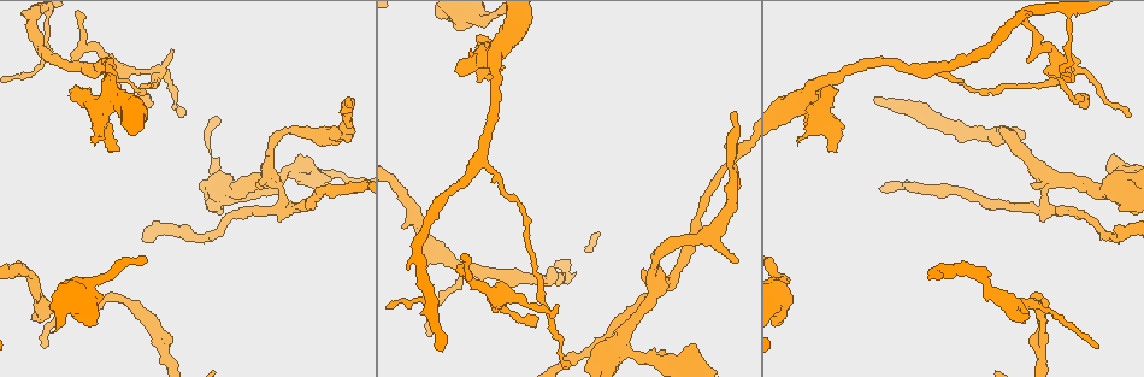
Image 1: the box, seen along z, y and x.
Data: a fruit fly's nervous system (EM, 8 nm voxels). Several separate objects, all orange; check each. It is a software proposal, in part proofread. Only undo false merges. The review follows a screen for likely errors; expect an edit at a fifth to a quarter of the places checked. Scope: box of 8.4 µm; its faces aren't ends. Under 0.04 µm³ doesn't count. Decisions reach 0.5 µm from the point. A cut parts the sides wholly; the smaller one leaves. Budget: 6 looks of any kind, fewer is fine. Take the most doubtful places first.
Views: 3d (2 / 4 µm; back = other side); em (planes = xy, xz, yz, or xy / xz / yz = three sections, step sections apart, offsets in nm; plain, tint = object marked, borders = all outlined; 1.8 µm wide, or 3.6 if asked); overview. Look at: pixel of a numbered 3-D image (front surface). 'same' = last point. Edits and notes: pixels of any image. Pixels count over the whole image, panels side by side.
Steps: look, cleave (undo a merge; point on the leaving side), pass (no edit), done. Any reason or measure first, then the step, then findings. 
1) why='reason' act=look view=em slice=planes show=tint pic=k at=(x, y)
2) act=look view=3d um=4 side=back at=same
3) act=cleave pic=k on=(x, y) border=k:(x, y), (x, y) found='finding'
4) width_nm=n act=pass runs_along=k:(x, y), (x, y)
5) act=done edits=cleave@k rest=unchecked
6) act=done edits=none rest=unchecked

why='four-way junction' act=look view=em slice=planes show=borders pic=1 at=(810, 92)

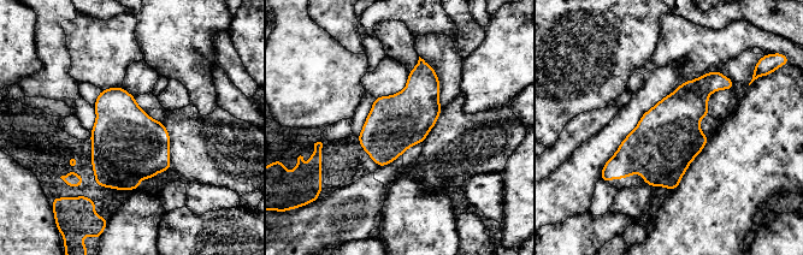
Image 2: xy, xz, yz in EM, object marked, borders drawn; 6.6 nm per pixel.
act=pass found='one cell here'

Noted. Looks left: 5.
why='a narrow waist' act=look view=em slice=xy step=16 show=plain pic=1 at=(728, 164)

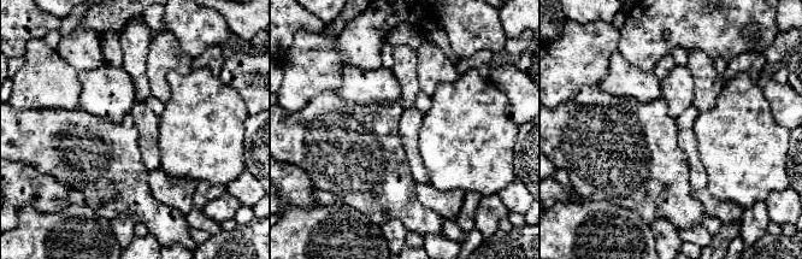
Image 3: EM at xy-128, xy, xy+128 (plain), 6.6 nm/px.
act=look view=em slice=xy step=16 show=tint at=same

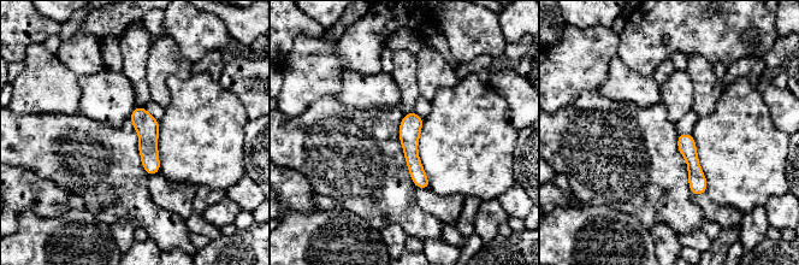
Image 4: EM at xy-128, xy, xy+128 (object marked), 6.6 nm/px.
act=pass runs_along=4:(406, 117), (412, 159), (426, 186) found='continuous, no second cell'

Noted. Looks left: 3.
why='thick turns thin' act=look view=3d um=2 pic=1 at=(40, 297)

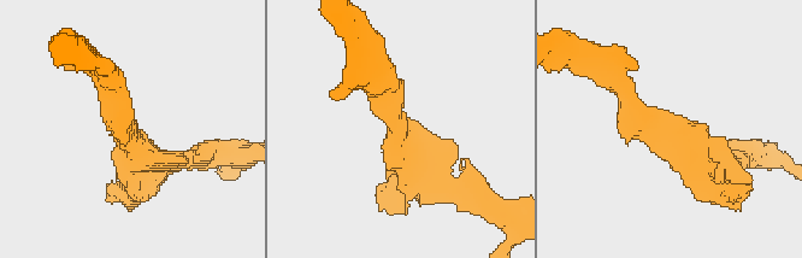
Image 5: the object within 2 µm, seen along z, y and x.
why='now the EM' act=look view=em slice=xy step=8 show=tint pic=5 at=(125, 129)

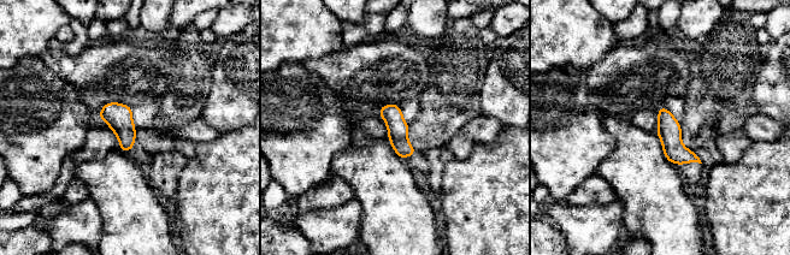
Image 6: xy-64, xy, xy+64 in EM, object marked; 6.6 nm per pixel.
why='another direction' act=look view=em slice=planes show=tint at=same

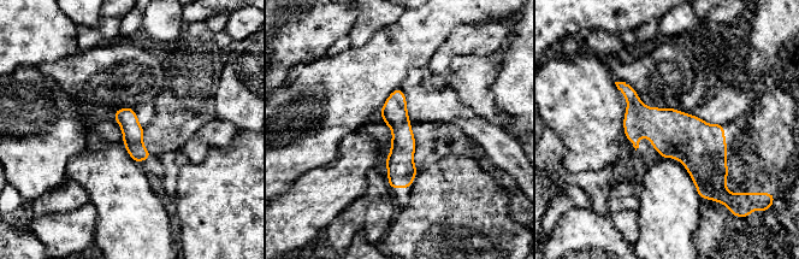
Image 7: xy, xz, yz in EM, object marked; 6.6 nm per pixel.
act=pass runs_along=7:(620, 84), (706, 172), (706, 194) found='all the same cell'

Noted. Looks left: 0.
act=done edits=none rest=unchecked

